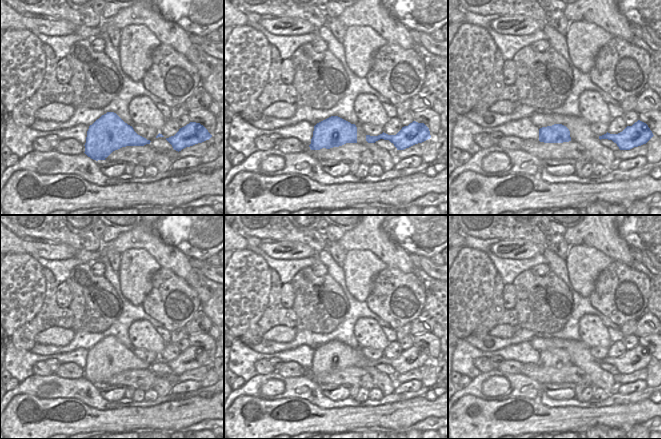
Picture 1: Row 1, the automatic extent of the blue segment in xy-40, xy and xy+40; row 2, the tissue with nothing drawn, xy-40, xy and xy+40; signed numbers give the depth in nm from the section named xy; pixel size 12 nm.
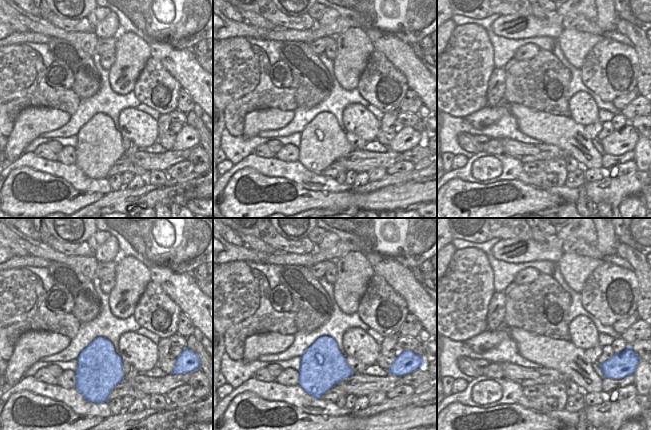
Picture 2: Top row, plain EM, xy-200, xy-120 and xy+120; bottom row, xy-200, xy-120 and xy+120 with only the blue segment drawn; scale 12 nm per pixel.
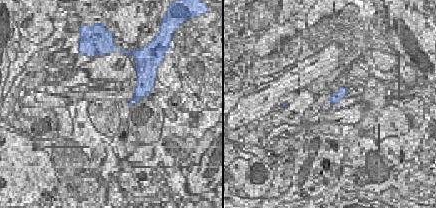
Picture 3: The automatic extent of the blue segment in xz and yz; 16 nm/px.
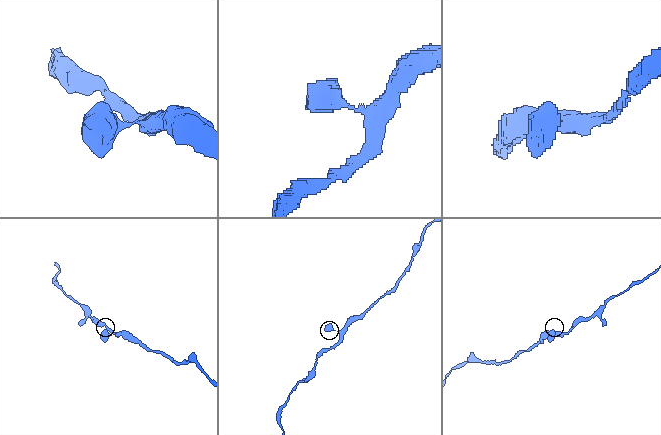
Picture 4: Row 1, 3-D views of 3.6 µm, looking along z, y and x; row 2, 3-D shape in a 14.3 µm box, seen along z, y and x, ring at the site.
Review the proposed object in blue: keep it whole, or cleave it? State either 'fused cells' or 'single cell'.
single cell

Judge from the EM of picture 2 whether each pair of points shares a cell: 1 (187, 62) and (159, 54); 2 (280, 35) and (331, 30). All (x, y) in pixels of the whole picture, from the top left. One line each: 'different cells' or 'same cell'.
1: same cell
2: same cell

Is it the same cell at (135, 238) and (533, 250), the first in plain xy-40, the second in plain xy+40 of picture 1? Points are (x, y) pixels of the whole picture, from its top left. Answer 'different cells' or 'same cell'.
different cells

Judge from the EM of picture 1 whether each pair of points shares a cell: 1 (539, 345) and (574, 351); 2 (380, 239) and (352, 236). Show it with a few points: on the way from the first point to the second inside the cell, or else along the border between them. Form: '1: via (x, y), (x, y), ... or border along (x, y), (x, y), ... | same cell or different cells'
1: via (548, 343), (565, 344) | same cell
2: via (373, 237), (359, 237) | same cell

